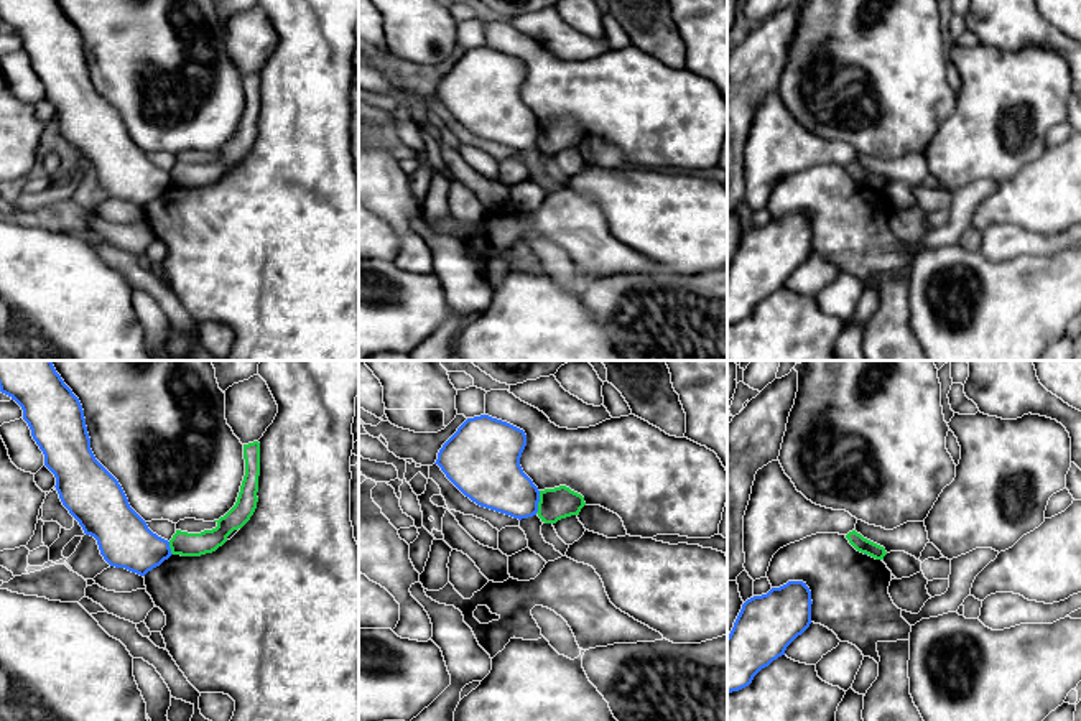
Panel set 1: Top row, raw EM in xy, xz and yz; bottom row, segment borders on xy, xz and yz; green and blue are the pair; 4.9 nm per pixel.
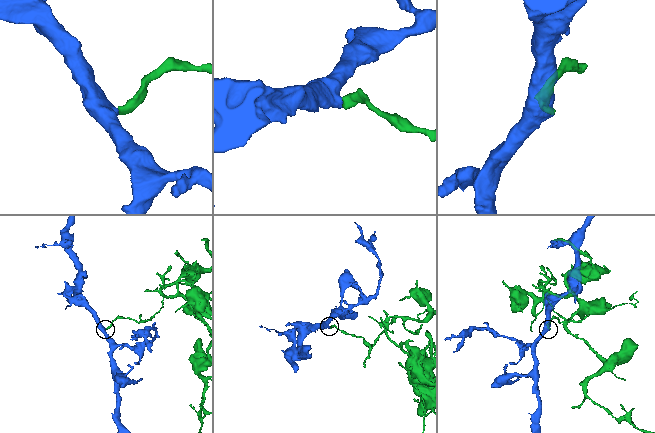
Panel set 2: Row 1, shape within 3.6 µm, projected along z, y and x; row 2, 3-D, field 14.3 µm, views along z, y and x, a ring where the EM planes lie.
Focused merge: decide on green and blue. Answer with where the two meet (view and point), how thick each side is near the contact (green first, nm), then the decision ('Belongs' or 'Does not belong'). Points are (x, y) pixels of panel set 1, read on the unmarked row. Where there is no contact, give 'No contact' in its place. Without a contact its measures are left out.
Touches green at xz (538, 134). Thickness 160 nm (green) against 280 nm. Does not belong

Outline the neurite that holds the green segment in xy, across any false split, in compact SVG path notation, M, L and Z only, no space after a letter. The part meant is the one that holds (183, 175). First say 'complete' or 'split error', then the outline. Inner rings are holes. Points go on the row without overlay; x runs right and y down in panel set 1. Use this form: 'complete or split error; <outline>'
complete; M260 74L244 76L245 107L235 137L219 151L212 161L188 165L176 161L169 171L173 186L201 188L216 183L227 173L227 168L242 160L257 140L258 107L260 107Z

